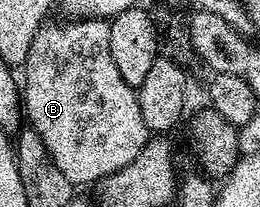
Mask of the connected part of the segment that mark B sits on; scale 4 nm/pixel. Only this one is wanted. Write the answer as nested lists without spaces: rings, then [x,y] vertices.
[[[82,18],[69,21],[69,23],[69,26],[64,27],[45,24],[34,36],[34,44],[30,44],[28,59],[22,67],[22,109],[30,128],[38,132],[38,136],[42,136],[42,144],[46,144],[46,152],[50,152],[54,164],[58,164],[58,168],[66,175],[66,180],[72,182],[73,187],[80,188],[87,182],[99,183],[109,178],[114,172],[126,168],[126,164],[130,164],[130,160],[138,157],[144,145],[149,142],[150,131],[146,128],[146,120],[142,120],[142,108],[137,91],[130,84],[126,84],[126,80],[122,80],[122,72],[118,72],[118,64],[114,64],[114,56],[110,56],[108,22],[102,18]]]

